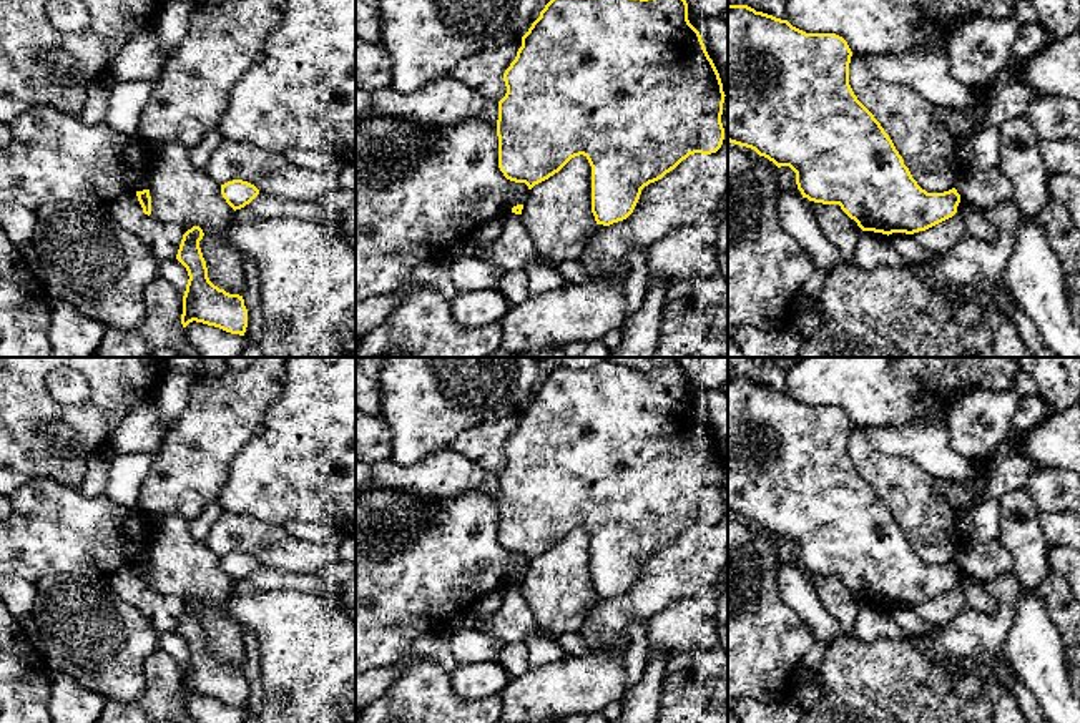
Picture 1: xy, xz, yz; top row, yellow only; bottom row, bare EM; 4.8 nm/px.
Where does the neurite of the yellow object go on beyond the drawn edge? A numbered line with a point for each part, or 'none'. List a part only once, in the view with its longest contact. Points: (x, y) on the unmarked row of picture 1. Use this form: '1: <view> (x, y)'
none

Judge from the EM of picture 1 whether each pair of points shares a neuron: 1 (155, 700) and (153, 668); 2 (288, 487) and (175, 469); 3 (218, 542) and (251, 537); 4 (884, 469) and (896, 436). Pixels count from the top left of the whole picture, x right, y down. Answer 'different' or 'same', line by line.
1: same
2: different
3: same
4: different

